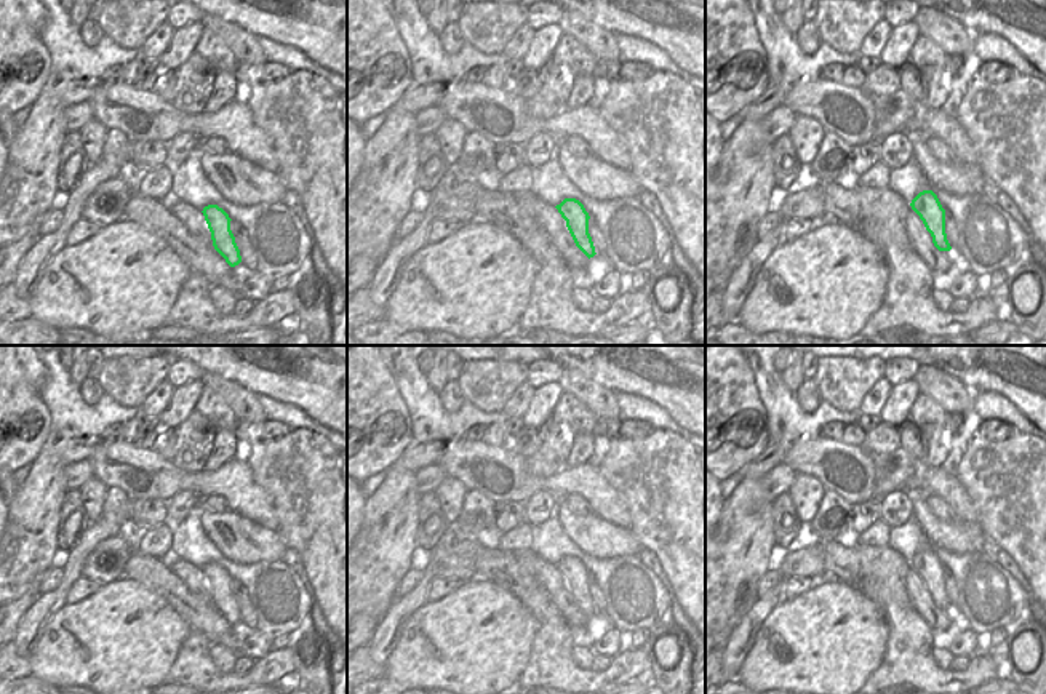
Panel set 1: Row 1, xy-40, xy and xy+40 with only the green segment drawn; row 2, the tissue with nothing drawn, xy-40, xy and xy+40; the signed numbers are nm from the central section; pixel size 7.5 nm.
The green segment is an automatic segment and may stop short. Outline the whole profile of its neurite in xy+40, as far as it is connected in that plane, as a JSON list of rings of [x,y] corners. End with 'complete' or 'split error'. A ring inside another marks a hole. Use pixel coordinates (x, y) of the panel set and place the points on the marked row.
[[[923,190],[912,200],[910,206],[931,233],[934,246],[939,251],[950,251],[952,246],[945,233],[945,209],[937,195],[932,190]]]; complete

